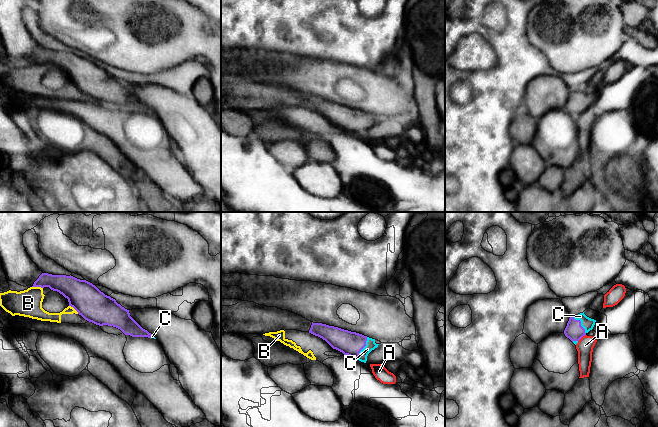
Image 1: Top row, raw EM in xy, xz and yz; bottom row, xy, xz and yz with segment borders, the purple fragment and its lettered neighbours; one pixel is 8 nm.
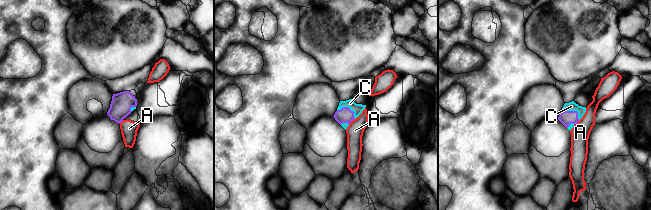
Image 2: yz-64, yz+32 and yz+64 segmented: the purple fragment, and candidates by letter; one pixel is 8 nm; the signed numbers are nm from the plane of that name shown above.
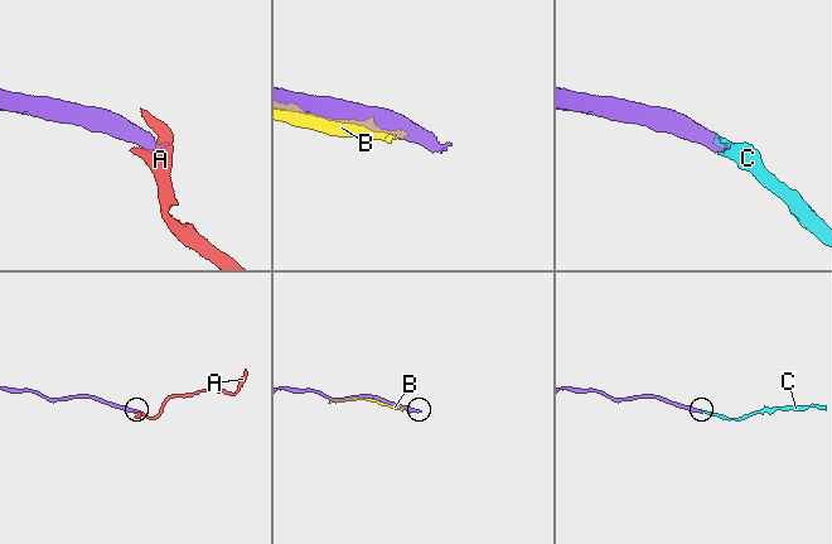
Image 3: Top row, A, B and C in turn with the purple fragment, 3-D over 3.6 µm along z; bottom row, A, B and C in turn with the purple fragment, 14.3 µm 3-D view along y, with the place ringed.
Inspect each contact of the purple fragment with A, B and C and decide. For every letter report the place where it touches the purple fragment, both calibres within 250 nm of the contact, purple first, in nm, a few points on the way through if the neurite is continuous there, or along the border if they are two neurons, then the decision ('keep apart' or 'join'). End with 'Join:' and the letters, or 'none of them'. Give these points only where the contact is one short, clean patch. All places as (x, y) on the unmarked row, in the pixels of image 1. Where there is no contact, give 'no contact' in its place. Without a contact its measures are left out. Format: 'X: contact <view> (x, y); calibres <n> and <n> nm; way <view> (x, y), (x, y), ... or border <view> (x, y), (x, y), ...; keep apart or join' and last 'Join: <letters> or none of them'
A: contact yz (581, 113); calibres 150 and 140 nm; border yz (585, 110), (578, 117); keep apart
B: contact xy (37, 62); calibres 170 and 220 nm; keep apart
C: contact xz (363, 123); calibres 190 and 80 nm; way xz (349, 119), (363, 123), (370, 119); join
Join: C

